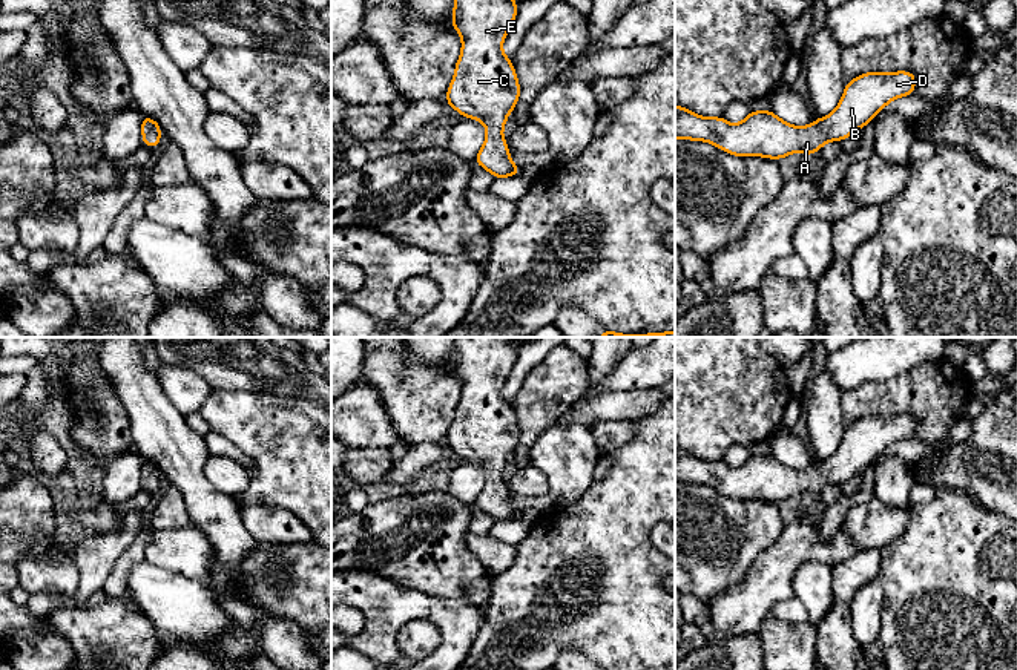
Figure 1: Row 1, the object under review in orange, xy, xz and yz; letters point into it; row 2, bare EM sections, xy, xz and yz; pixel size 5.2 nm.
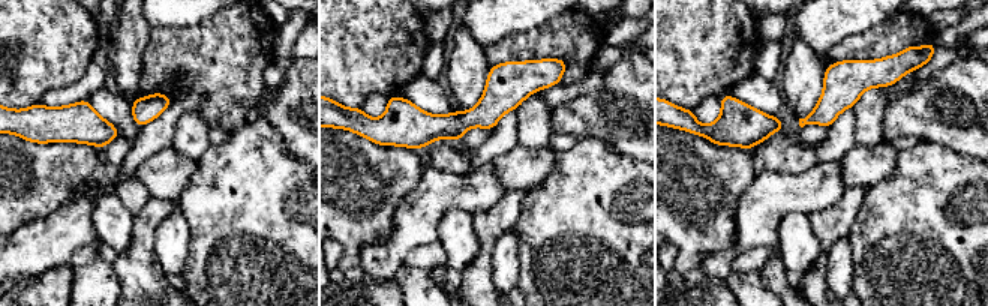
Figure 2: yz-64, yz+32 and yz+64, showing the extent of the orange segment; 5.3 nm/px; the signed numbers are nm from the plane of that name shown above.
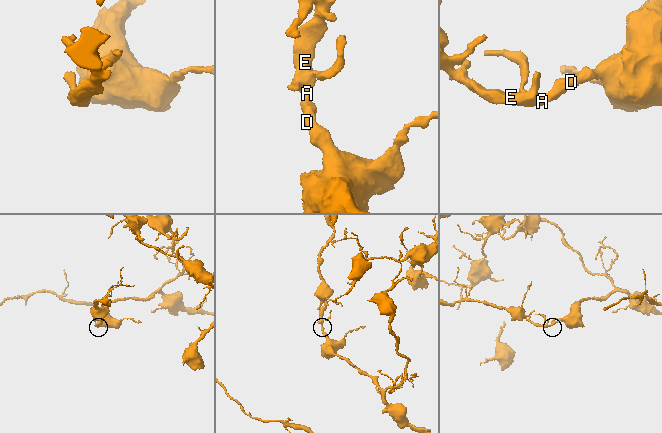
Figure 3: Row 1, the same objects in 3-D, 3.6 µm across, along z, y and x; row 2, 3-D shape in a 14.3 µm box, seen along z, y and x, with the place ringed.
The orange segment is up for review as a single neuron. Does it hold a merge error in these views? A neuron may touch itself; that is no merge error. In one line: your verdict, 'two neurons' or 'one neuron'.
one neuron

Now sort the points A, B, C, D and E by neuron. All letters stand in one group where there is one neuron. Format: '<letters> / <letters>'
A B C D E

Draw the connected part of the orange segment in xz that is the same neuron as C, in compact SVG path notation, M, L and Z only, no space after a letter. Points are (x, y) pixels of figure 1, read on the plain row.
M456 337L451 368L462 380L462 397L446 446L463 461L485 468L486 483L474 506L494 521L520 518L502 481L506 461L520 442L515 412L502 394L515 360L512 337Z

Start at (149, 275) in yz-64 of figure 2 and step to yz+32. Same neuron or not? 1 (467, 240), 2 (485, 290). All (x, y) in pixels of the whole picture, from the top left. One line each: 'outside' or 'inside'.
1: outside
2: inside

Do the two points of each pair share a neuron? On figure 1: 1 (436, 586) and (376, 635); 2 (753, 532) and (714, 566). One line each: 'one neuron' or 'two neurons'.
1: two neurons
2: one neuron

